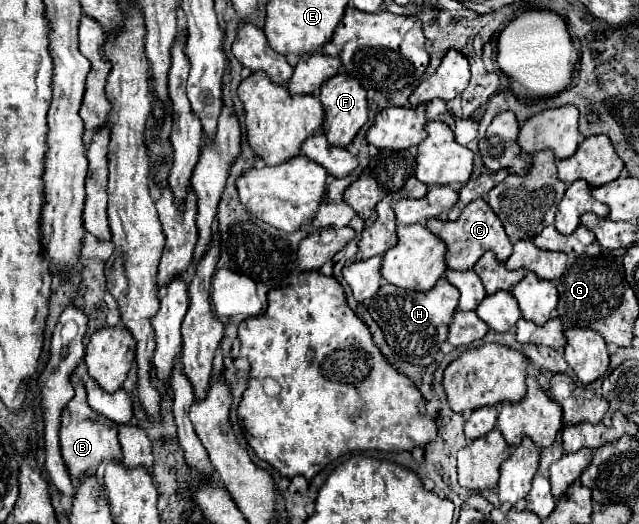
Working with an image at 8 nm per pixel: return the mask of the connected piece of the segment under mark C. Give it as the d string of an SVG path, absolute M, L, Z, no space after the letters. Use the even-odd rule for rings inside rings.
M476 199L472 203L468 203L464 207L464 213L458 217L458 221L442 221L442 219L430 219L426 223L426 227L440 237L446 247L448 247L448 255L446 255L446 265L448 269L458 269L458 271L466 271L472 269L474 263L486 253L486 251L494 251L498 261L506 261L512 253L512 243L508 239L508 235L504 233L504 225L500 223L498 215L490 209L490 205L484 199Z

